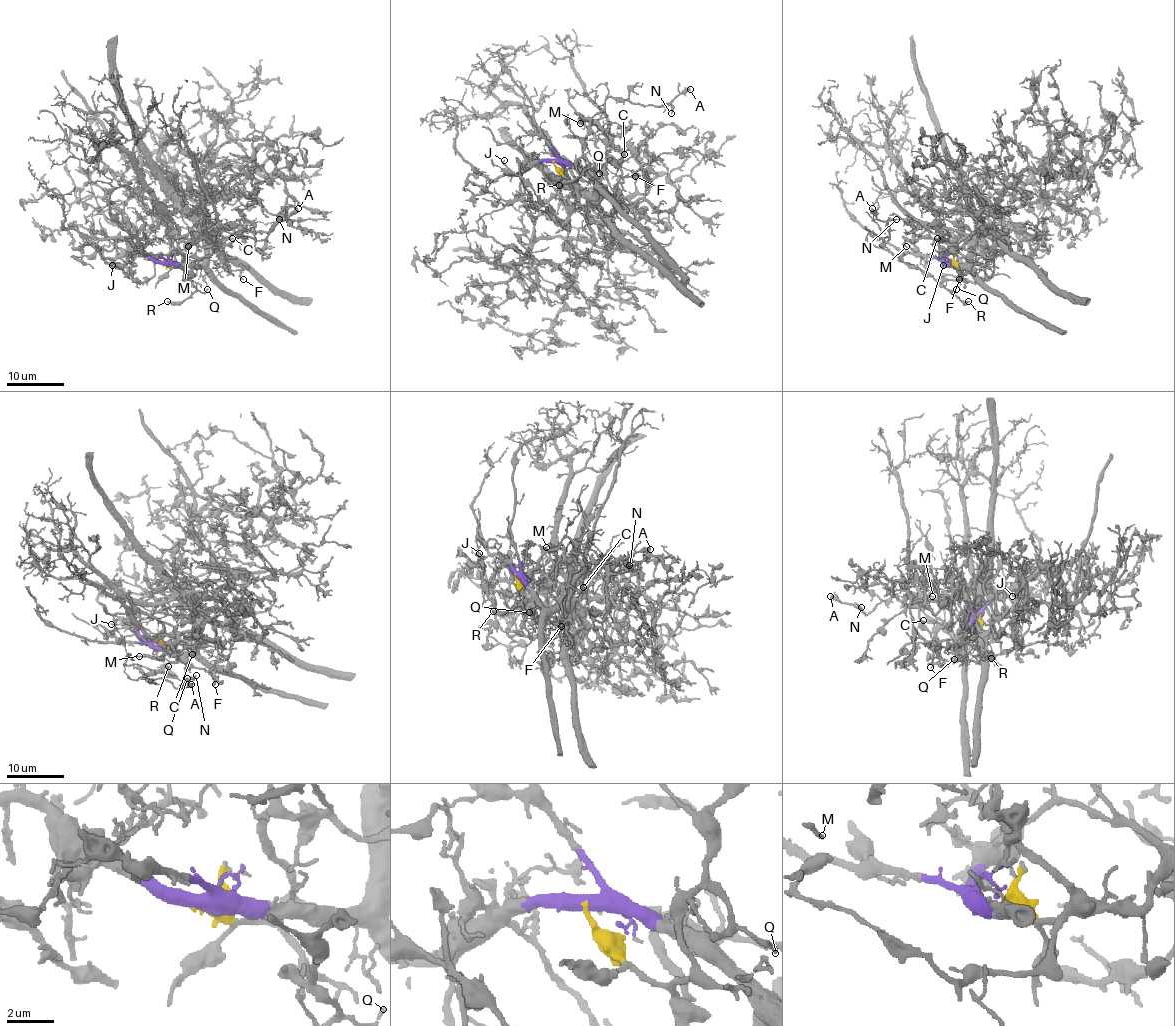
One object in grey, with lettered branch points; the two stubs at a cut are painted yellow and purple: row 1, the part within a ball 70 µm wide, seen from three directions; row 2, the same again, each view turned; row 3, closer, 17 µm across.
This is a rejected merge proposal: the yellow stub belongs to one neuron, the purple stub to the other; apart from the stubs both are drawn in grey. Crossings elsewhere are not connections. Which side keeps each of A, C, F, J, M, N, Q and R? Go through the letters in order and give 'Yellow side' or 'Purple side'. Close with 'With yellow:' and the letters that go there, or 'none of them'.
A: Yellow side
C: Yellow side
F: Yellow side
J: Yellow side
M: Yellow side
N: Yellow side
Q: Yellow side
R: Yellow side
With yellow: A, C, F, J, M, N, Q, R

